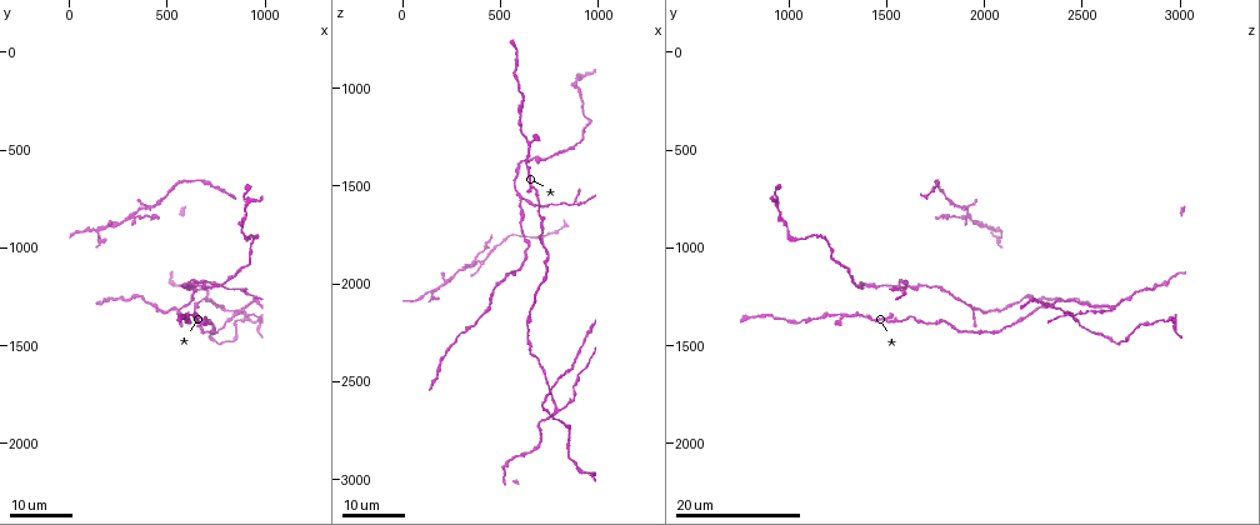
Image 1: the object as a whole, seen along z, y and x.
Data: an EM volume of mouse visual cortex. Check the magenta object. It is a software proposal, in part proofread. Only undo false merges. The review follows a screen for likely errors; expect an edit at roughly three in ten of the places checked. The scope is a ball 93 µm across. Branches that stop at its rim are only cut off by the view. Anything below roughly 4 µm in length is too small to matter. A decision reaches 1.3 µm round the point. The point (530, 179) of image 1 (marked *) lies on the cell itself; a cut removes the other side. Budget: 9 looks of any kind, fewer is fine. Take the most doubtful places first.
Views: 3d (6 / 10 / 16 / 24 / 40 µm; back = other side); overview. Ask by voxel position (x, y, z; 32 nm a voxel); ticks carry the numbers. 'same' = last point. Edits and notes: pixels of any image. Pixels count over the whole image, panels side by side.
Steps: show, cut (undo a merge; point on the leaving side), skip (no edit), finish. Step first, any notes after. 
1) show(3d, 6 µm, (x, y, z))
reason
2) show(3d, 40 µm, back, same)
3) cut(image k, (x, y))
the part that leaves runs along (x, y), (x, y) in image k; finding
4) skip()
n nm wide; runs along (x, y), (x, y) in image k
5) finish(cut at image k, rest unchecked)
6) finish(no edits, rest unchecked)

show(3d, 16 µm, (890, 1340, 2460))
three arms meet

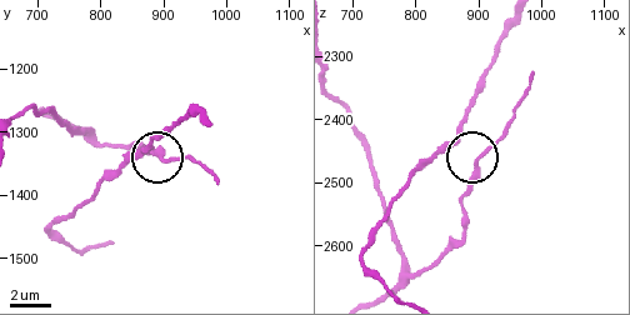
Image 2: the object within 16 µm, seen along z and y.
show(3d, 6 µm, (895, 1345, 2460))

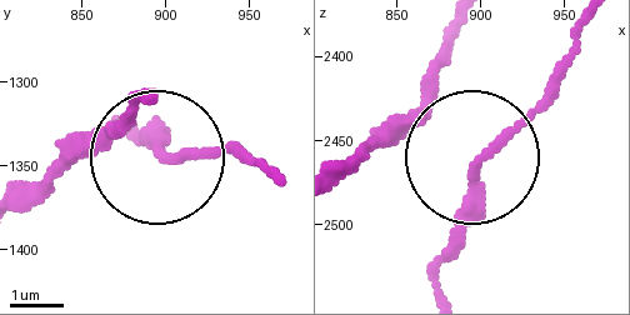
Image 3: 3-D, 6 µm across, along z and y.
skip()
3 arms; runs along (434, 288), (474, 168), (420, 114), (370, 135) in image 3; all the same cell

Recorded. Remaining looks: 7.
show(3d, 16 µm, (610, 1200, 1550))
branch point

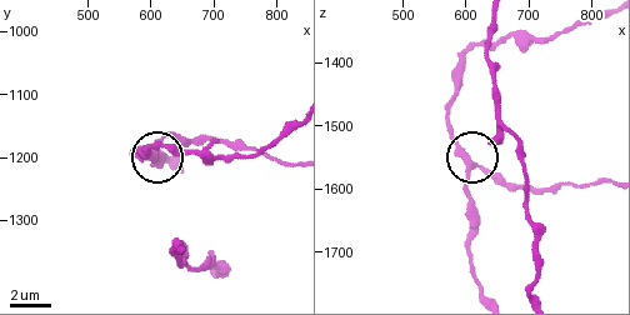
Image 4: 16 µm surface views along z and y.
show(3d, 10 µm, (605, 1195, 1560))

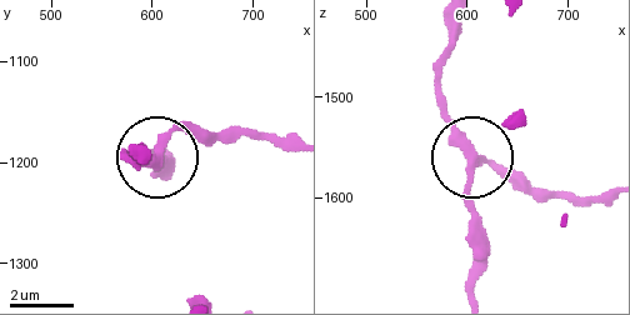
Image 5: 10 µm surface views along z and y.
skip()
continuous, no second cell

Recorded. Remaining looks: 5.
show(3d, 16 µm, (140, 910, 2050))
three-way junction

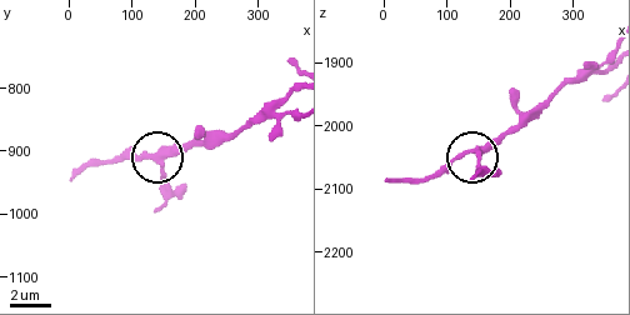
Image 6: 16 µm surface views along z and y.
show(3d, 10 µm, (135, 905, 2040))

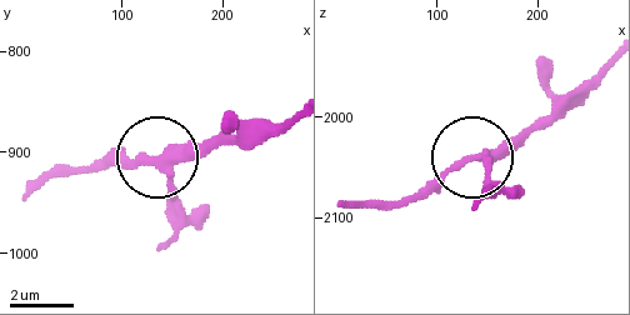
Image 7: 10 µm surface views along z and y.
skip()
side arm 5 µm; one cell here

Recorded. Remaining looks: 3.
show(3d, 24 µm, (770, 1310, 2650))
arms part here

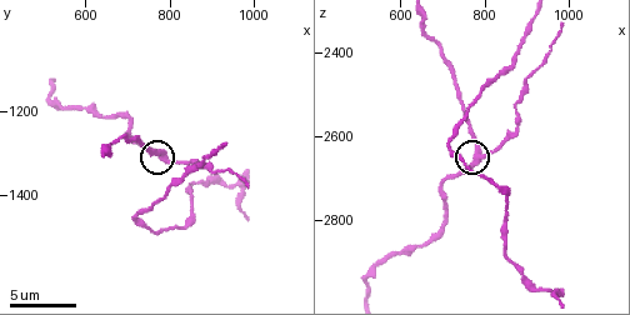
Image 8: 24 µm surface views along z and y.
show(3d, 10 µm, (785, 1310, 2650))

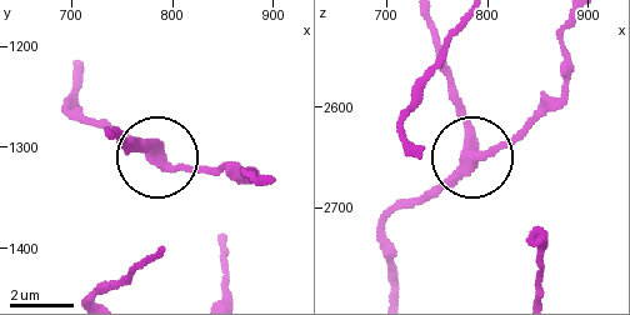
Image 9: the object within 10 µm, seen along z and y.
skip()
310 nm wide; runs along (425, 20), (465, 154), (418, 198) in image 9; one cell here

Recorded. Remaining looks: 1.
finish(no edits, rest unchecked)

